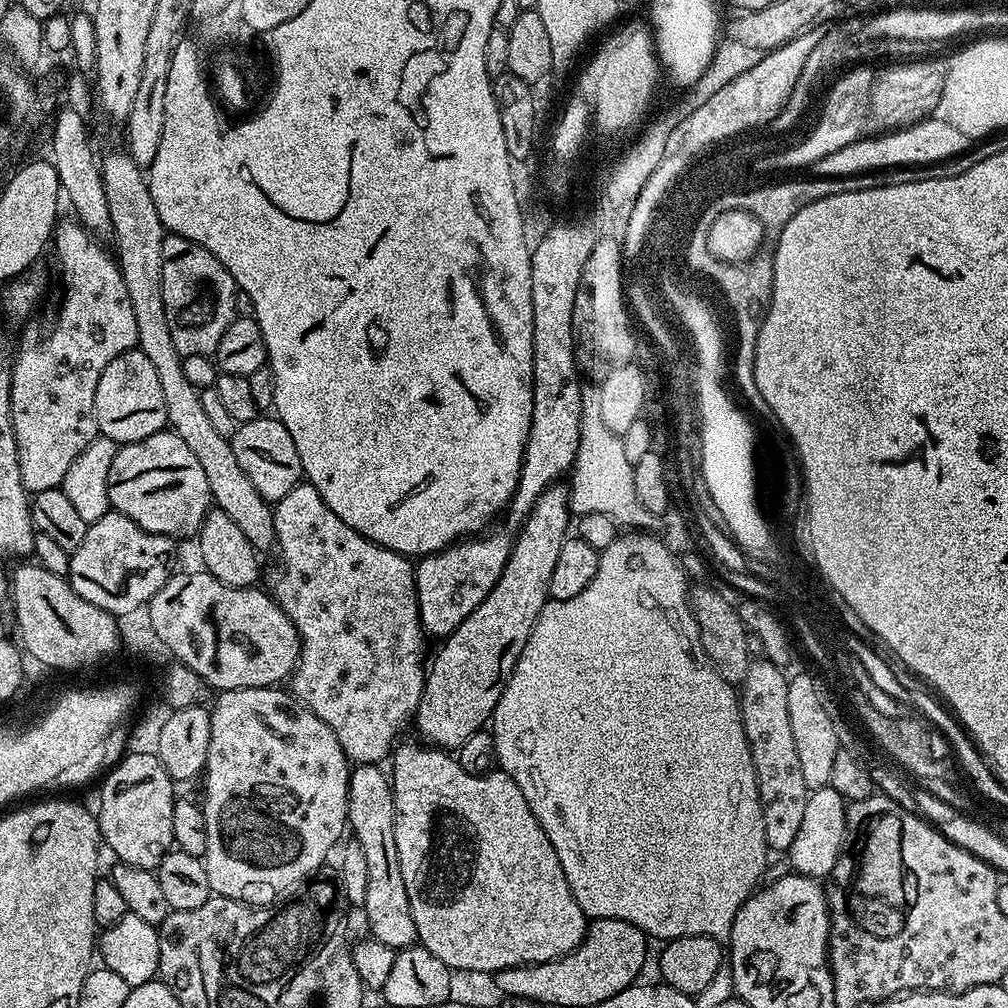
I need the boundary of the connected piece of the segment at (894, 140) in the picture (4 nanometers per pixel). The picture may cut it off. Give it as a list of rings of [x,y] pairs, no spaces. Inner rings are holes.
[[[939,118],[919,120],[909,128],[898,128],[894,132],[883,132],[881,136],[867,136],[865,140],[854,142],[818,162],[814,162],[806,170],[813,180],[826,178],[833,180],[846,174],[858,174],[871,168],[886,166],[906,166],[922,162],[938,162],[951,156],[959,156],[969,147],[969,137],[962,135],[954,126],[950,126]]]

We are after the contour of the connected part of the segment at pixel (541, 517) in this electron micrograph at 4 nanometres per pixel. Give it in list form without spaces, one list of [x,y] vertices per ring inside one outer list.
[[[557,482],[540,495],[538,502],[530,510],[524,523],[519,525],[512,541],[512,553],[490,594],[466,617],[463,622],[443,637],[436,657],[431,657],[430,667],[424,678],[424,689],[420,705],[416,707],[414,725],[420,731],[419,739],[429,745],[445,750],[458,750],[475,732],[481,731],[491,721],[492,712],[500,700],[504,689],[506,670],[518,662],[530,634],[540,617],[540,611],[550,597],[550,578],[554,575],[554,566],[558,563],[558,554],[565,540],[570,536],[569,489]]]

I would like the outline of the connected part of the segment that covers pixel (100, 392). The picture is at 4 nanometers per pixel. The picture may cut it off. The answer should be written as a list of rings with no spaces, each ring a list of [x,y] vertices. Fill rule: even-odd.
[[[138,349],[124,351],[102,372],[95,391],[94,410],[99,435],[117,444],[132,443],[161,431],[167,425],[165,399],[150,358]]]

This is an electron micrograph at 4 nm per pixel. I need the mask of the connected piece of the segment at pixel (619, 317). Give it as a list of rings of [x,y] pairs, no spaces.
[[[609,236],[599,237],[590,258],[586,260],[578,294],[575,295],[572,329],[577,336],[579,357],[583,361],[602,359],[608,366],[620,367],[634,358],[636,338],[628,322],[629,309],[625,300],[621,243]]]

